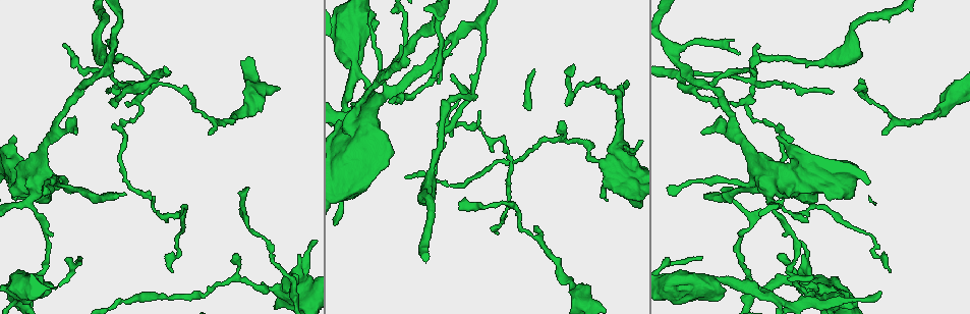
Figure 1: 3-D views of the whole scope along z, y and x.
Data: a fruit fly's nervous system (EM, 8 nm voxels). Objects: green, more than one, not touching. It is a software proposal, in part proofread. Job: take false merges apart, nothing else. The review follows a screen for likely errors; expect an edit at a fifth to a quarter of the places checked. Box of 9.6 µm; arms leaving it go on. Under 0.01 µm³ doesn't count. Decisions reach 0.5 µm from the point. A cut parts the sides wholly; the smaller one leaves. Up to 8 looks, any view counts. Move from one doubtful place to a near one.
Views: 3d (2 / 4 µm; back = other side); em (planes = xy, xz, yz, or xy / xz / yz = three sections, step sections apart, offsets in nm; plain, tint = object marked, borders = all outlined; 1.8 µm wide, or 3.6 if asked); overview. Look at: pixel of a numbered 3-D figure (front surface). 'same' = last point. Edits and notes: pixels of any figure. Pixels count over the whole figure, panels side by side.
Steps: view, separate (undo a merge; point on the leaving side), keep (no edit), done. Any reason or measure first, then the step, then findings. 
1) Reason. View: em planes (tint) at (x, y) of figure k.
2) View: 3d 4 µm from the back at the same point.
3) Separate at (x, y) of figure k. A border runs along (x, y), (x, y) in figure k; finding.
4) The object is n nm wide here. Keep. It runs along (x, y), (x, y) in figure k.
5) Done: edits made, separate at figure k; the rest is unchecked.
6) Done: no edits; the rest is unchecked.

Sharp bend. View: 3d 4 µm at (808, 180) of figure 1.

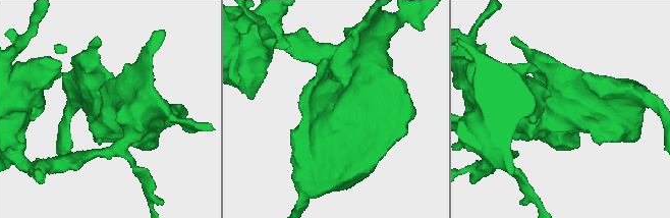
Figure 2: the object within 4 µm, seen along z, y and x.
View: em 3.6 µm planes (plain) at (343, 111) of figure 2.

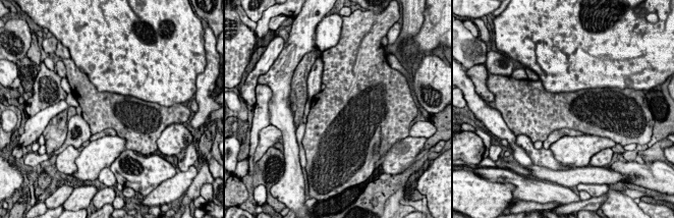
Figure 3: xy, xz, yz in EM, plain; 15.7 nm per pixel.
View: em 3.6 µm planes (tint) at the same point.

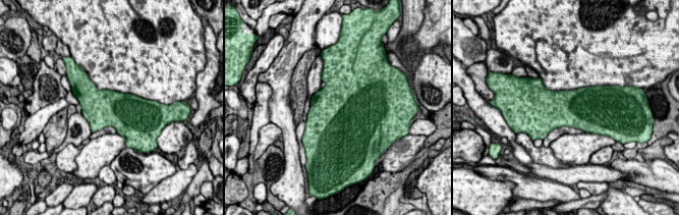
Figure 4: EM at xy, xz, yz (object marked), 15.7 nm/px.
Keep. One neuron here.

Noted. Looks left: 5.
Calibre changes. View: em 3.6 µm planes (tint) at (354, 77) of figure 1.

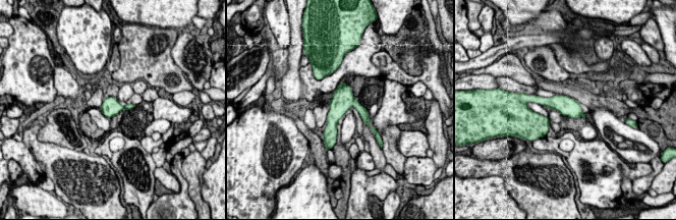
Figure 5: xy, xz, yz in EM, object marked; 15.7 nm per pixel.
The object is 280 nm wide here. Keep. Continuous, no second neuron.

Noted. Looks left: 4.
Sharp bend. View: em planes (tint) at (752, 80) of figure 1.

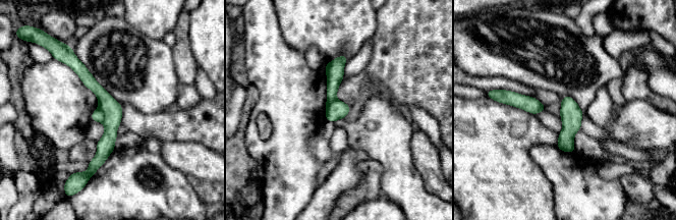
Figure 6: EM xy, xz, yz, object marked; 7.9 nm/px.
The object is 160 nm wide here. Separate at (111, 109) of figure 6. The part that leaves runs along (74, 59), (110, 108), (96, 166) in figure 6; two neurons meet here.

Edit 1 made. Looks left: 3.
Done: edits made, separate at figure 6; the rest is unchecked.

